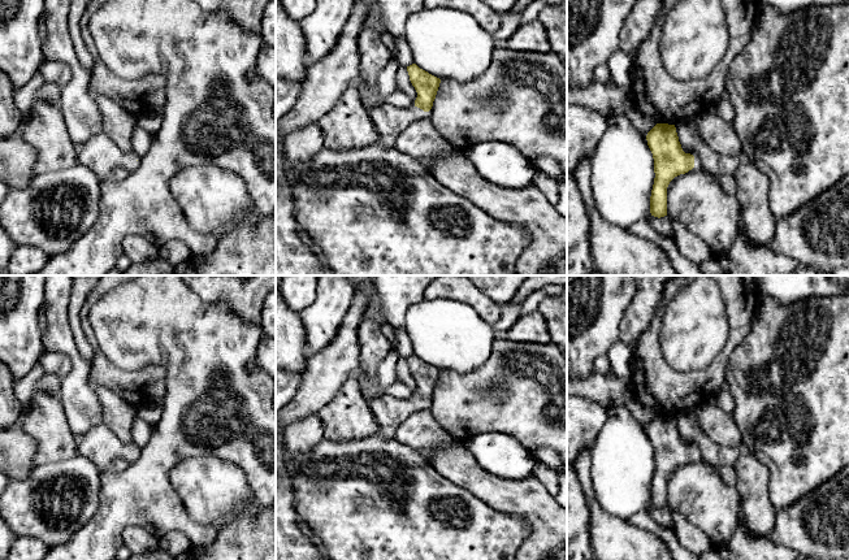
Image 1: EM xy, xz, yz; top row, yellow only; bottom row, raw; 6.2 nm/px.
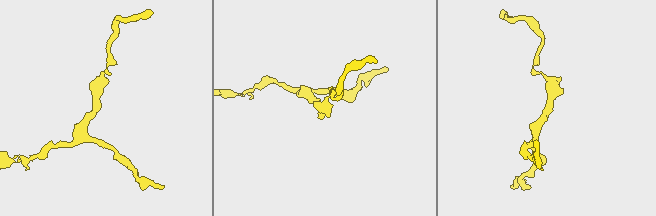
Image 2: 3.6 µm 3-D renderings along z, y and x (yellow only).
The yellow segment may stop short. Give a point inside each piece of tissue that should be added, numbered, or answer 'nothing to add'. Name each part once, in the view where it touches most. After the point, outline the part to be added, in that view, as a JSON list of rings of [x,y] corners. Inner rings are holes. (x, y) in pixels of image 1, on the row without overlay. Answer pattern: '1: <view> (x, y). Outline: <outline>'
1: xz (389, 411). Outline: [[[381,395],[369,401],[373,416],[384,437],[394,439],[395,429],[412,413],[428,408],[428,403],[417,398],[398,399],[390,395]]]

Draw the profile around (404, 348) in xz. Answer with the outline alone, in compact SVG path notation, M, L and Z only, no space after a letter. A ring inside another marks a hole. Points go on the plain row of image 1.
M395 329L397 347L395 351L400 357L410 357L413 355L412 340L406 329Z

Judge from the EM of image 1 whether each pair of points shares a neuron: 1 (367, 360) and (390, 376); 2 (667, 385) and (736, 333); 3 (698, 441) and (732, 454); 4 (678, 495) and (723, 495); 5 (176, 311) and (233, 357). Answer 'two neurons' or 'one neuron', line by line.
1: two neurons
2: one neuron
3: one neuron
4: one neuron
5: one neuron

